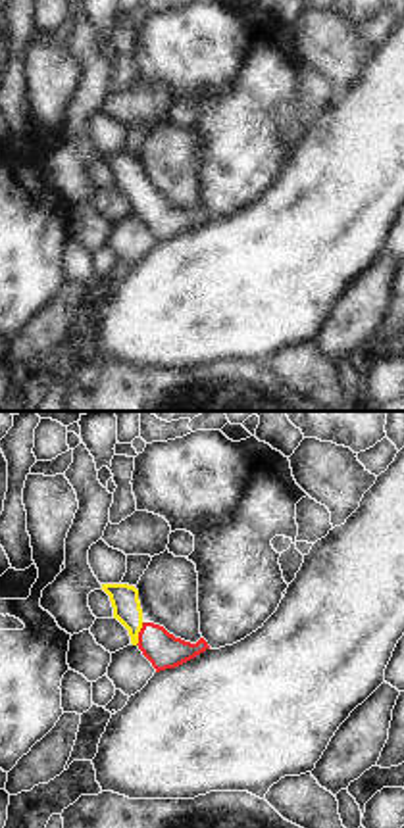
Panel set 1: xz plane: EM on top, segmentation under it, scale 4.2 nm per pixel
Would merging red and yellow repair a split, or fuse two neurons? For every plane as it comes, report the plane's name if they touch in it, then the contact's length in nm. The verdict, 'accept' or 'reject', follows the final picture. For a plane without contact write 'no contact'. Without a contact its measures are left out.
xz | 110 nm

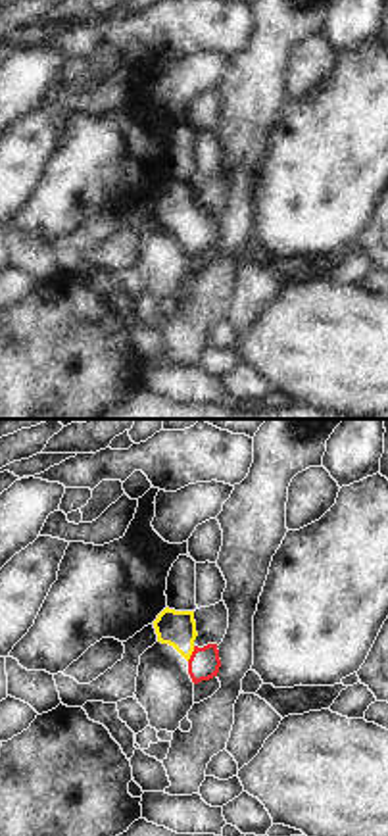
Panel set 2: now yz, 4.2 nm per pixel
yz | 70 nm

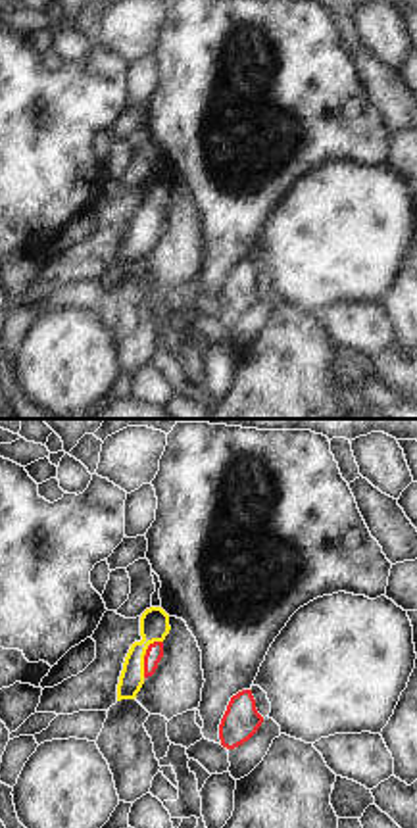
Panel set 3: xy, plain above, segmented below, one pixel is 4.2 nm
xy | 180 nm

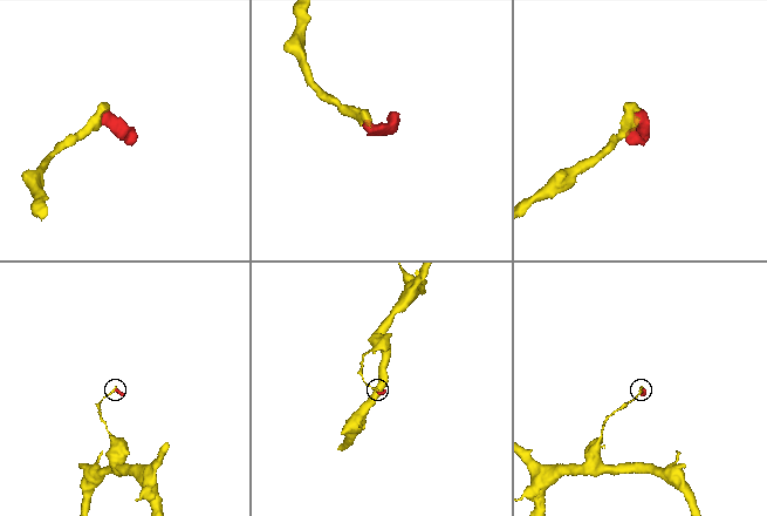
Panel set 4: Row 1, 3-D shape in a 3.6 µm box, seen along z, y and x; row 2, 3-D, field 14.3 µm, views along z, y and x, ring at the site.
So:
accept

